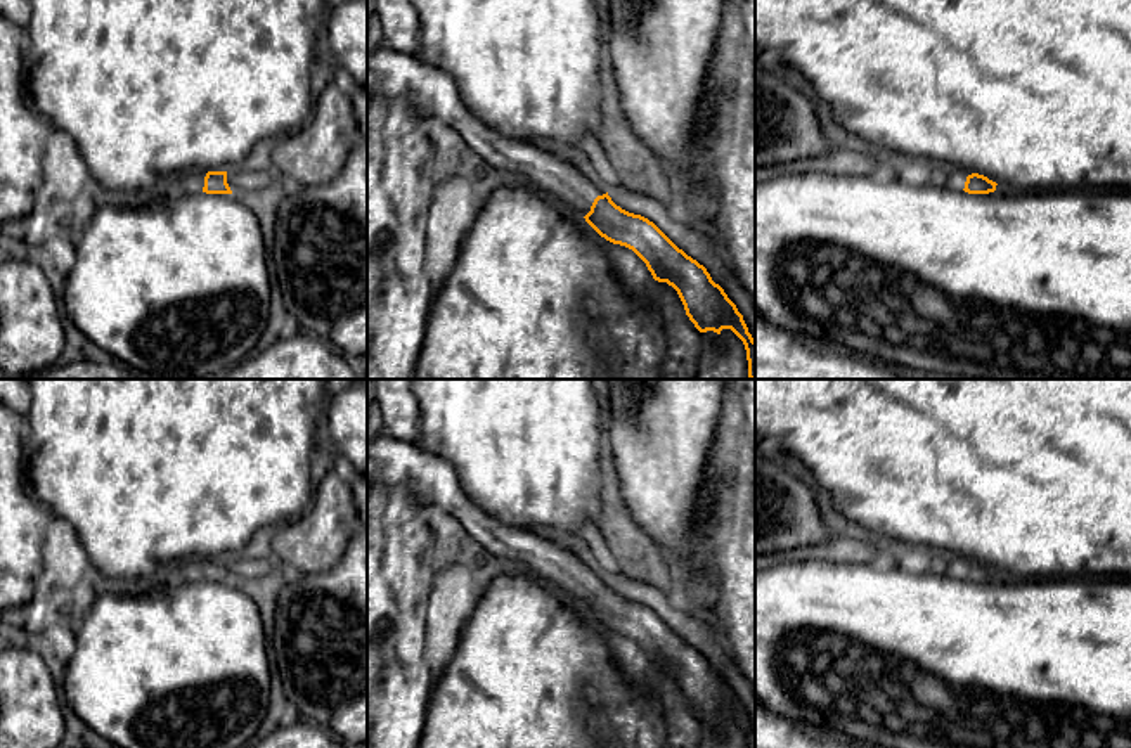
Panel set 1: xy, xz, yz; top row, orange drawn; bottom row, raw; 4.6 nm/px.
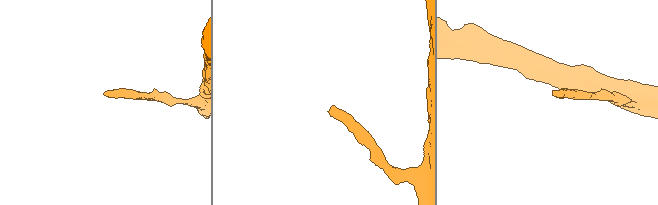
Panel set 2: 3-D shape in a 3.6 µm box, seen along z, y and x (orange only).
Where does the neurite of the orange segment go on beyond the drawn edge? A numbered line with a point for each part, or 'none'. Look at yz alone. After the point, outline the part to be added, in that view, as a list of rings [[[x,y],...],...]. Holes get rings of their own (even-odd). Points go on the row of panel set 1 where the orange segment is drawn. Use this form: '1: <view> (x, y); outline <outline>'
1: yz (955, 179); outline [[[944,168],[942,182],[946,187],[949,187],[953,190],[963,190],[968,175],[972,175],[972,173],[961,170],[961,168]]]

